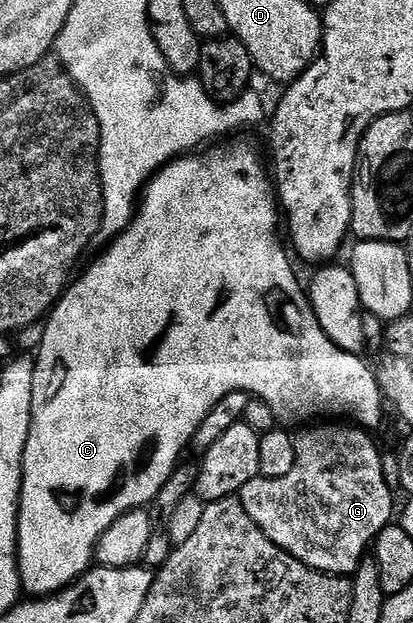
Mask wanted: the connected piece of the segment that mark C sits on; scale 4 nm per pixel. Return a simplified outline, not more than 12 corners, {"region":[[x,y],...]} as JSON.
{"region":[[248,144],[185,154],[35,357],[55,596],[226,394],[376,430]]}

